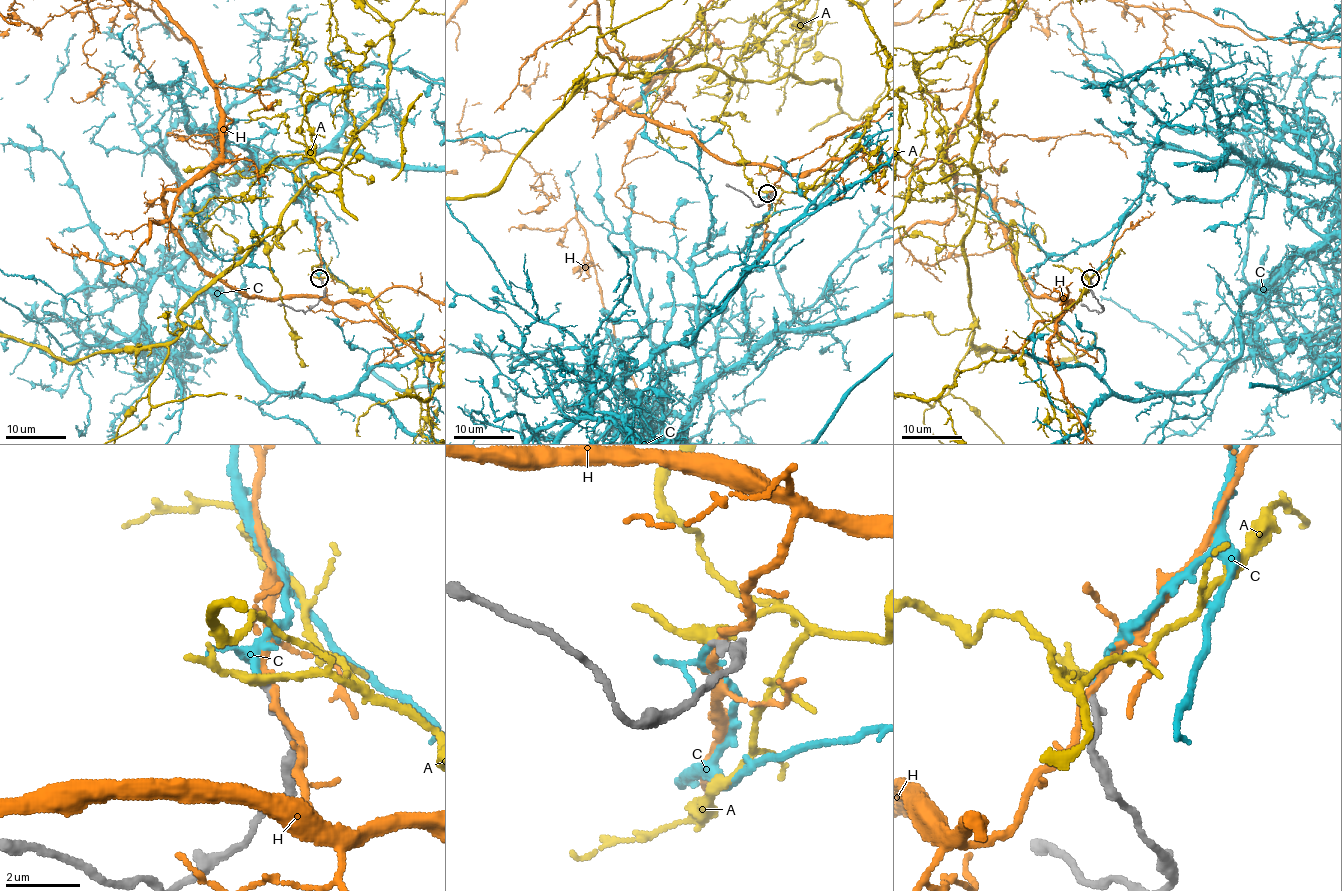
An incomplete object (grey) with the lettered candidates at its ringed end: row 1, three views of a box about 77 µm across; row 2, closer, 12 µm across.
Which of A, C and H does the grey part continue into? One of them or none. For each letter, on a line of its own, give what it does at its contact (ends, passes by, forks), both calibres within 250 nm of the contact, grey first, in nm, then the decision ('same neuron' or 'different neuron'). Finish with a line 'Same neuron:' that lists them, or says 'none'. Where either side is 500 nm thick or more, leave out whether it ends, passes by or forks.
A: it passes by; 200 nm thick on the grey side, 280 nm on the other; different neuron
C: it passes by; 180 nm thick on the grey side, 140 nm on the other; same neuron
H: it passes by; 240 nm thick on the grey side, 190 nm on the other; different neuron
Same neuron: C

